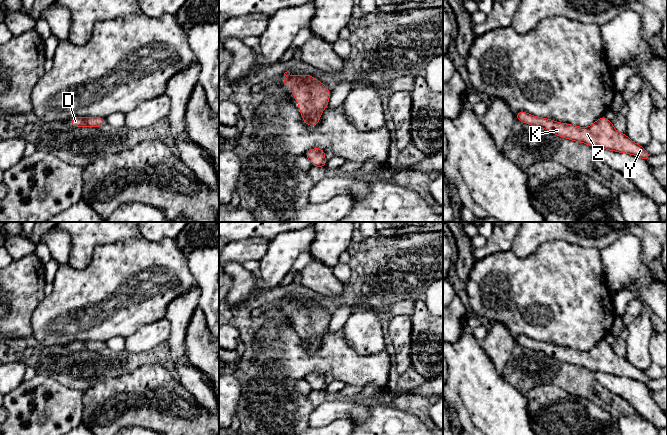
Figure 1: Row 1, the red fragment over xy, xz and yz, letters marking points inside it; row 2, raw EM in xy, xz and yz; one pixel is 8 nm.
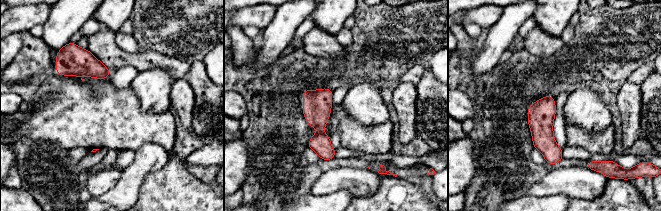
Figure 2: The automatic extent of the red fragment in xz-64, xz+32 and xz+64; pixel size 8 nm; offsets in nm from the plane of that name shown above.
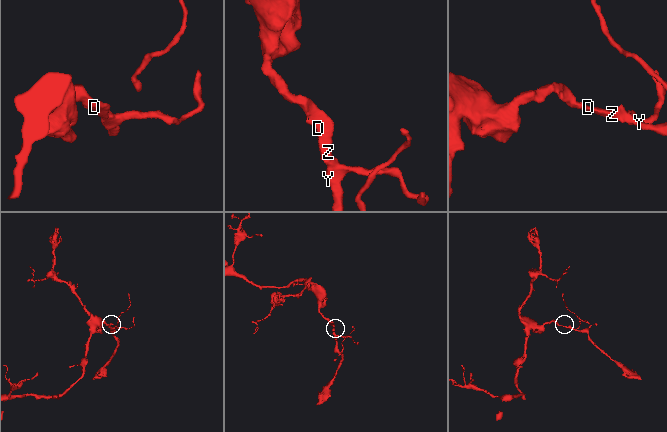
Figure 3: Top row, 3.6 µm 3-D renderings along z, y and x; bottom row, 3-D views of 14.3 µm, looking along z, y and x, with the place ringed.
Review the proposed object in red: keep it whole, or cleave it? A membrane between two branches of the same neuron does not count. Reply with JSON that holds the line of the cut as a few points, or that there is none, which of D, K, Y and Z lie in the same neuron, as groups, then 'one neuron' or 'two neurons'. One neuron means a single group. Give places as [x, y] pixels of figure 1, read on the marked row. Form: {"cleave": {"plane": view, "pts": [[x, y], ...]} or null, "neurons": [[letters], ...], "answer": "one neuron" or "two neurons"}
{"cleave": null, "neurons": [["D", "K", "Y", "Z"]], "answer": "one neuron"}

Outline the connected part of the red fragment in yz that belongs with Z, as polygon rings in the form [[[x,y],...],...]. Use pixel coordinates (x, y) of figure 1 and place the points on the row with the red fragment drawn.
[[[524,111],[515,113],[518,121],[527,123],[534,127],[542,127],[547,131],[573,140],[588,144],[591,147],[600,147],[620,153],[628,153],[647,160],[652,156],[644,147],[634,143],[624,133],[616,131],[612,122],[600,117],[590,127],[582,128],[571,124],[558,123],[557,121],[536,117]]]

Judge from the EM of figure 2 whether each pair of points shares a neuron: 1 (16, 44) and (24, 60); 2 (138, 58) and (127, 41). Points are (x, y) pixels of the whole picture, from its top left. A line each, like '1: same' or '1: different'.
1: different
2: different

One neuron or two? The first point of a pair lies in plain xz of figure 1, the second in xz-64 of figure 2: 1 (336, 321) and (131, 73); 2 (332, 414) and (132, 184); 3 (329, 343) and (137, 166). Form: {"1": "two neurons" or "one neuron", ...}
{"1": "one neuron", "2": "two neurons", "3": "two neurons"}

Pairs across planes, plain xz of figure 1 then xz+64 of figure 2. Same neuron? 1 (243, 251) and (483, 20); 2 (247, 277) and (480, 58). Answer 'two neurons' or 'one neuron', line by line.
1: one neuron
2: two neurons

